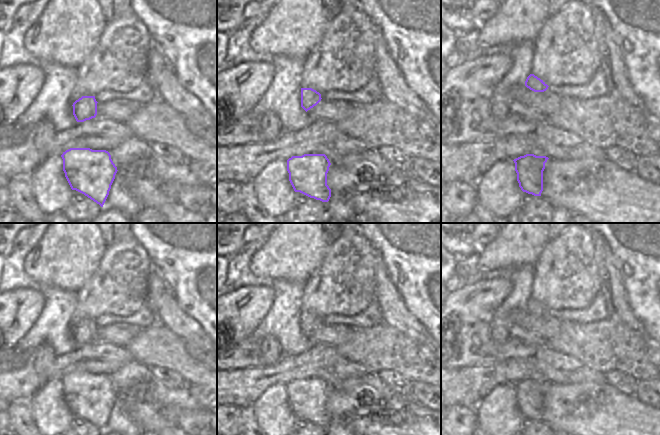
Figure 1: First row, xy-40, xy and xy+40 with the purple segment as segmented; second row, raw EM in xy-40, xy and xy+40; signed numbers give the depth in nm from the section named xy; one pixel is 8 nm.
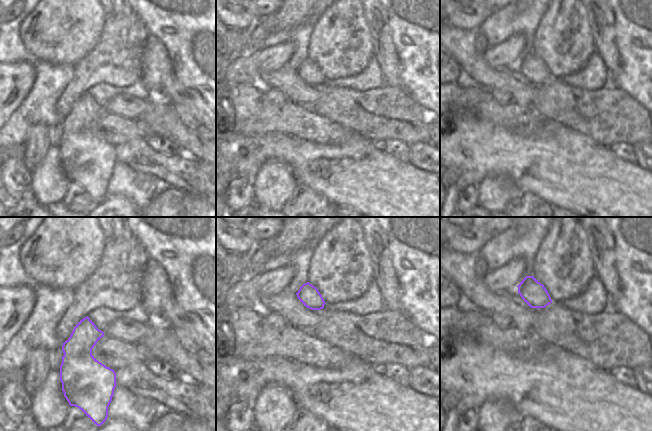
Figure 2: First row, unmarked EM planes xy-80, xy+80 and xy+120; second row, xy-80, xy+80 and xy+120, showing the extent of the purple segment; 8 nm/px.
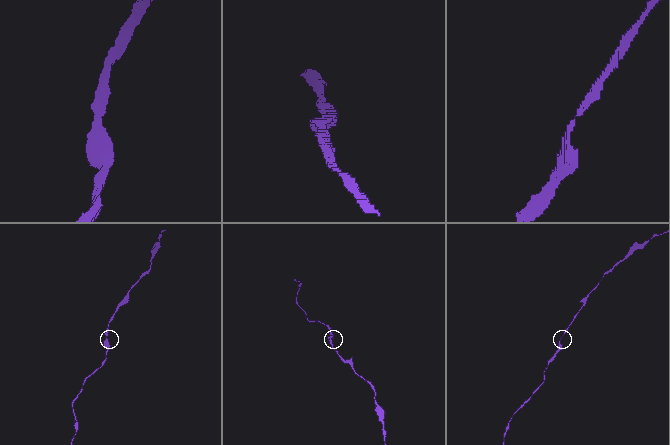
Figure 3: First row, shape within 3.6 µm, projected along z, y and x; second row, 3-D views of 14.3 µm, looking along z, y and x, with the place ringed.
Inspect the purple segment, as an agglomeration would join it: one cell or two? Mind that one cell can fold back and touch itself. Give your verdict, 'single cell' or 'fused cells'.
single cell

